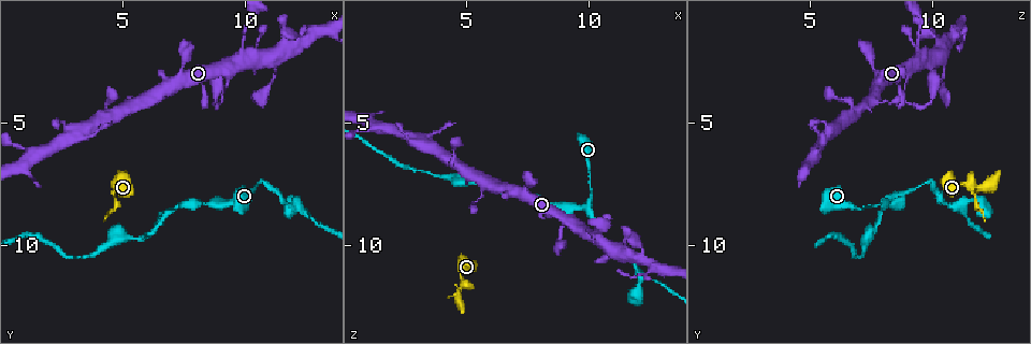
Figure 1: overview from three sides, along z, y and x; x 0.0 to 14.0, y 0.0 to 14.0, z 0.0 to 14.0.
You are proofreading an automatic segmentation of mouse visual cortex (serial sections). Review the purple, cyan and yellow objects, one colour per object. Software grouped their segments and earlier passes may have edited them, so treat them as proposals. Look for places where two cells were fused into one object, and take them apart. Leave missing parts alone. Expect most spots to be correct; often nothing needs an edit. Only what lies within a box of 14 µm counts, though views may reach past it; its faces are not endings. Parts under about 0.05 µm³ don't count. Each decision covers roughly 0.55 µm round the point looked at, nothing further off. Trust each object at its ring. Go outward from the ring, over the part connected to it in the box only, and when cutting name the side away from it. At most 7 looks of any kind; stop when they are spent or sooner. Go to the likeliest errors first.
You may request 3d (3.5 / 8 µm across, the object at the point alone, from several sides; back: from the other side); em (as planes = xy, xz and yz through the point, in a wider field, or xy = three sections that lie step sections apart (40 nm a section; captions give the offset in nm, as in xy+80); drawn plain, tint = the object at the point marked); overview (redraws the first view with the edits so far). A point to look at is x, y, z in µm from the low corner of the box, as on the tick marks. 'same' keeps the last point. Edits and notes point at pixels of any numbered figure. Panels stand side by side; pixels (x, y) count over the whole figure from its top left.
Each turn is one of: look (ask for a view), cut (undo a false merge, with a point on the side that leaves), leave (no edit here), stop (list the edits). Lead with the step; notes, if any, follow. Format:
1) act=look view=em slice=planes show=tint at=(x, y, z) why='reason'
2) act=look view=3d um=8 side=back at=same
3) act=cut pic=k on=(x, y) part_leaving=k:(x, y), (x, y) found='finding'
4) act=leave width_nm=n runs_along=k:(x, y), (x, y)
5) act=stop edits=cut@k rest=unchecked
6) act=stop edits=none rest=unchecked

act=look view=3d um=8 side=back at=(5.0, 8.3, 11.6) why='narrows sharply'

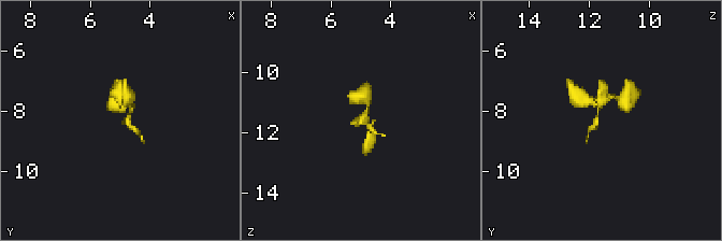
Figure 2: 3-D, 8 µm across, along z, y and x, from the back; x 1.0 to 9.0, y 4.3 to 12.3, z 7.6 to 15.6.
act=look view=em slice=xy step=1 show=tint at=(4.9, 8.3, 11.7)

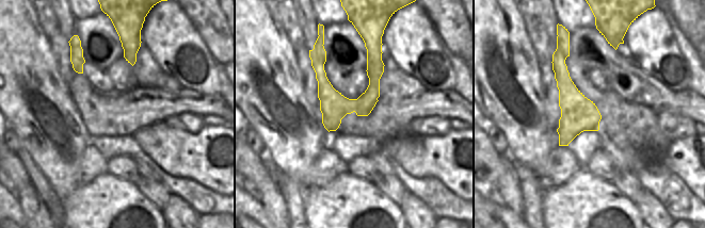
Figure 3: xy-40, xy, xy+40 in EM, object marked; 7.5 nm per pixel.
act=cut pic=2 on=(369, 143) border=3:(559, 37), (561, 49), (566, 56) found='two cells meet here'

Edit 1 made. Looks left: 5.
act=look view=overview

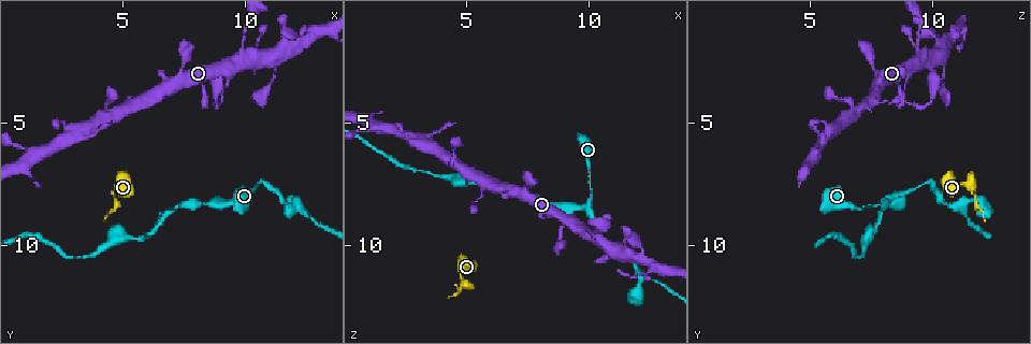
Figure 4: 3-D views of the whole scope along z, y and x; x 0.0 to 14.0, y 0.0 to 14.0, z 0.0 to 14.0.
act=look view=3d um=3.5 at=(9.3, 3.7, 8.9) why='sharp bend'

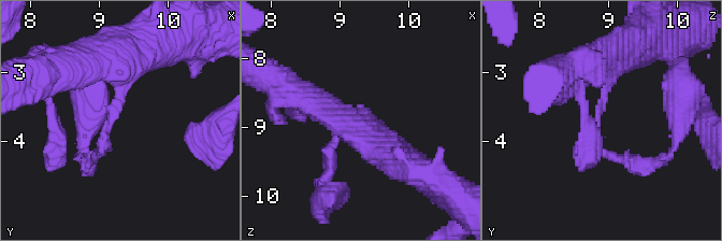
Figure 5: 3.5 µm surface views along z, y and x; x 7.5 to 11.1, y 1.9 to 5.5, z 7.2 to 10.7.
act=look view=em slice=xy step=1 show=tint at=(9.25, 3.60, 8.85) arm_widths_nm=150,400

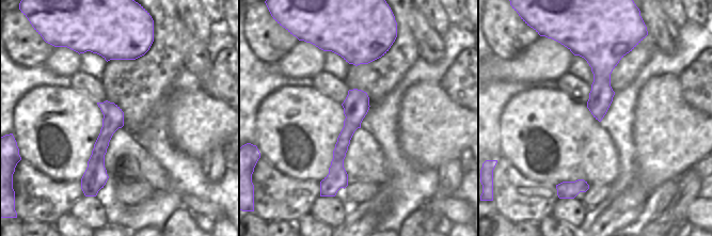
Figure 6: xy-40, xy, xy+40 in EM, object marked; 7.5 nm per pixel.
act=look view=em slice=planes show=tint at=same why='cut it another way'

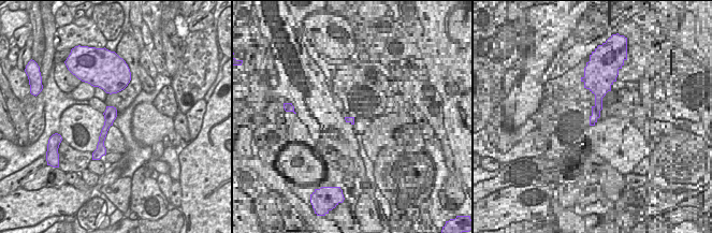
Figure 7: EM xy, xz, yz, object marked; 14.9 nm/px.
act=leave runs_along=7:(111, 108), (101, 153) found='continuous, no second cell'

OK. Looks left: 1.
act=stop edits=cut@2 rest=unchecked

